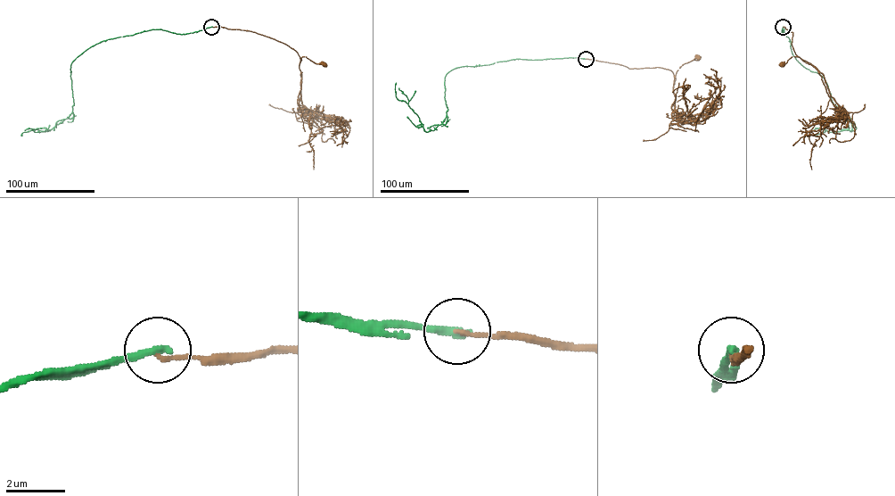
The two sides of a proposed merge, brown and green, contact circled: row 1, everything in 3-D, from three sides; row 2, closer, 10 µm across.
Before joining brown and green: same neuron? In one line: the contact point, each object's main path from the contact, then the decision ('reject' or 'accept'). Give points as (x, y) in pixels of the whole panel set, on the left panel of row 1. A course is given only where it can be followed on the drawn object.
at (211, 27); brown runs (212, 27), (248, 30), (265, 36), (293, 48), (299, 56), (299, 64), (301, 57), (305, 56), (324, 65); green runs (212, 27), (182, 34), (152, 29), (92, 45), (70, 64), (74, 104), (69, 116), (50, 130), (22, 136); reject

